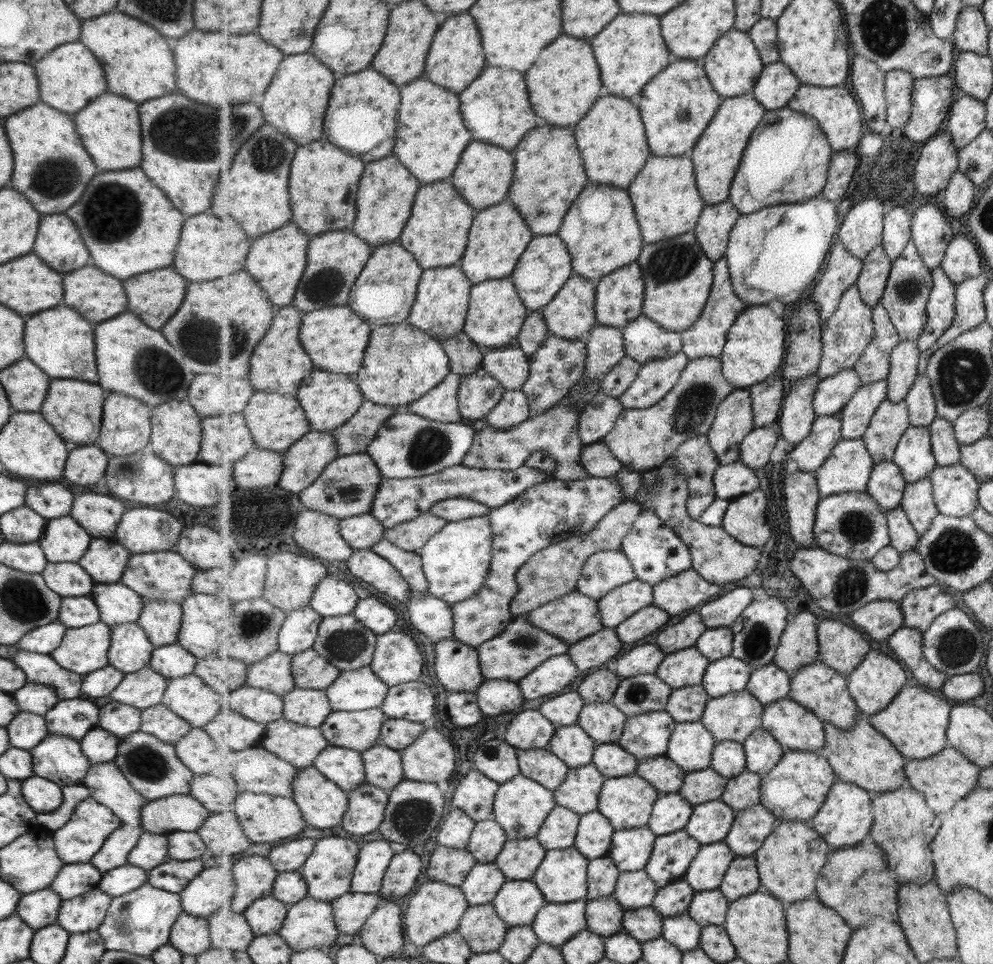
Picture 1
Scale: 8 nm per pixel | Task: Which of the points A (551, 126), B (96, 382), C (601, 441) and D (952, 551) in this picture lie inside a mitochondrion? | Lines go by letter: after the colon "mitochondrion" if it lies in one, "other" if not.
A: other
B: other
C: other
D: mitochondrion

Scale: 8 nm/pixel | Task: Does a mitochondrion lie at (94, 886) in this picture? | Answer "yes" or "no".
no

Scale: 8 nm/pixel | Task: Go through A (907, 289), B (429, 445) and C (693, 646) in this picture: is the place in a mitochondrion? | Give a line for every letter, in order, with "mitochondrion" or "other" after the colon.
A: mitochondrion
B: mitochondrion
C: other

